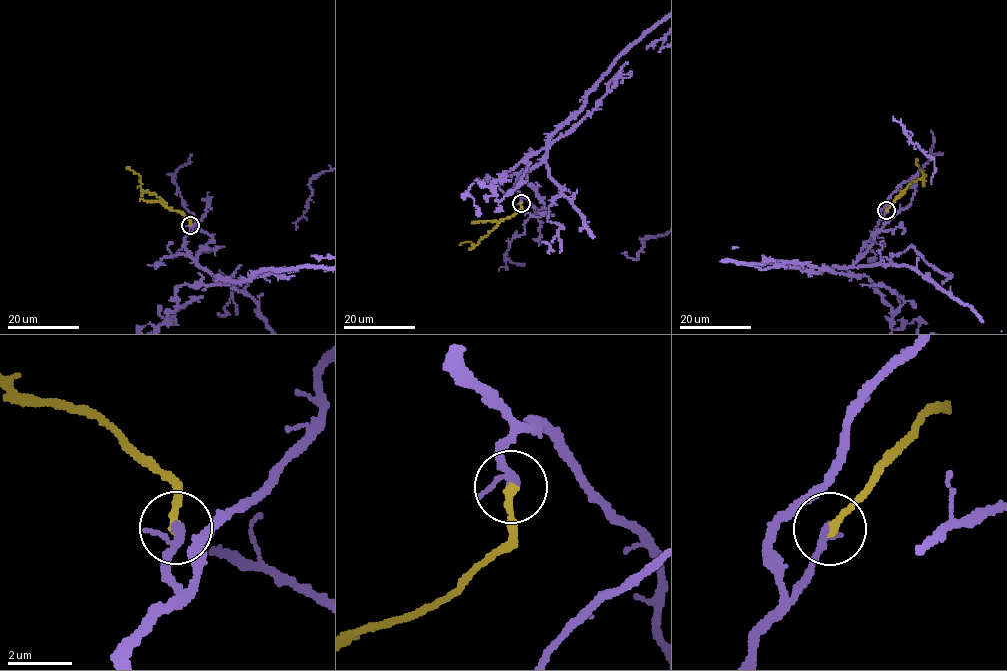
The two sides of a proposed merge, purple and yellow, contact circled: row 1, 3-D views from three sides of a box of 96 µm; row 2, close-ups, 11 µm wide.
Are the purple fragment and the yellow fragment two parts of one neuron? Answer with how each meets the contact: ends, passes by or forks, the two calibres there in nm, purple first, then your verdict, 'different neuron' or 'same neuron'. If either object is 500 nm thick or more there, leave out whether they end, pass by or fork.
purple passes by; yellow ends there; 200 nm thick on the purple side, 260 nm on the other; same neuron

